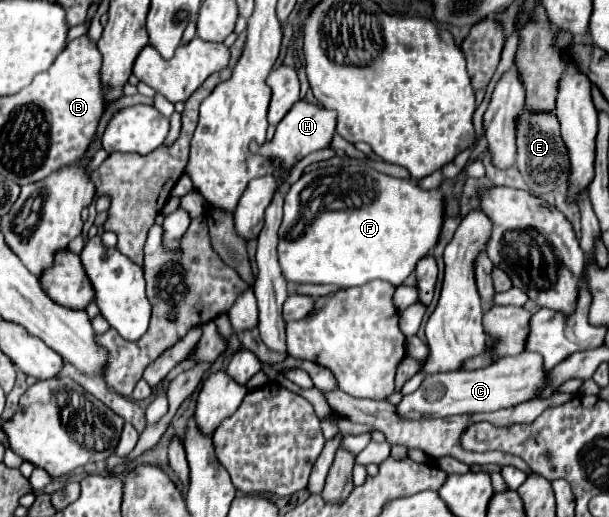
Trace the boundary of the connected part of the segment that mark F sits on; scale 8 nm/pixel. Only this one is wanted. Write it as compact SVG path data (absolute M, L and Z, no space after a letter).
M350 164L350 166L324 166L324 168L314 168L314 170L306 170L286 192L284 198L284 218L278 230L280 242L278 242L278 260L280 260L280 268L282 268L282 276L288 282L296 282L296 284L334 284L340 288L350 288L350 286L362 286L370 280L386 280L394 286L400 286L408 274L414 270L416 262L426 256L438 240L440 234L440 226L442 226L442 192L440 190L422 190L416 186L416 182L412 180L402 180L402 178L394 178L388 174L382 174L378 170L366 168L364 164Z

